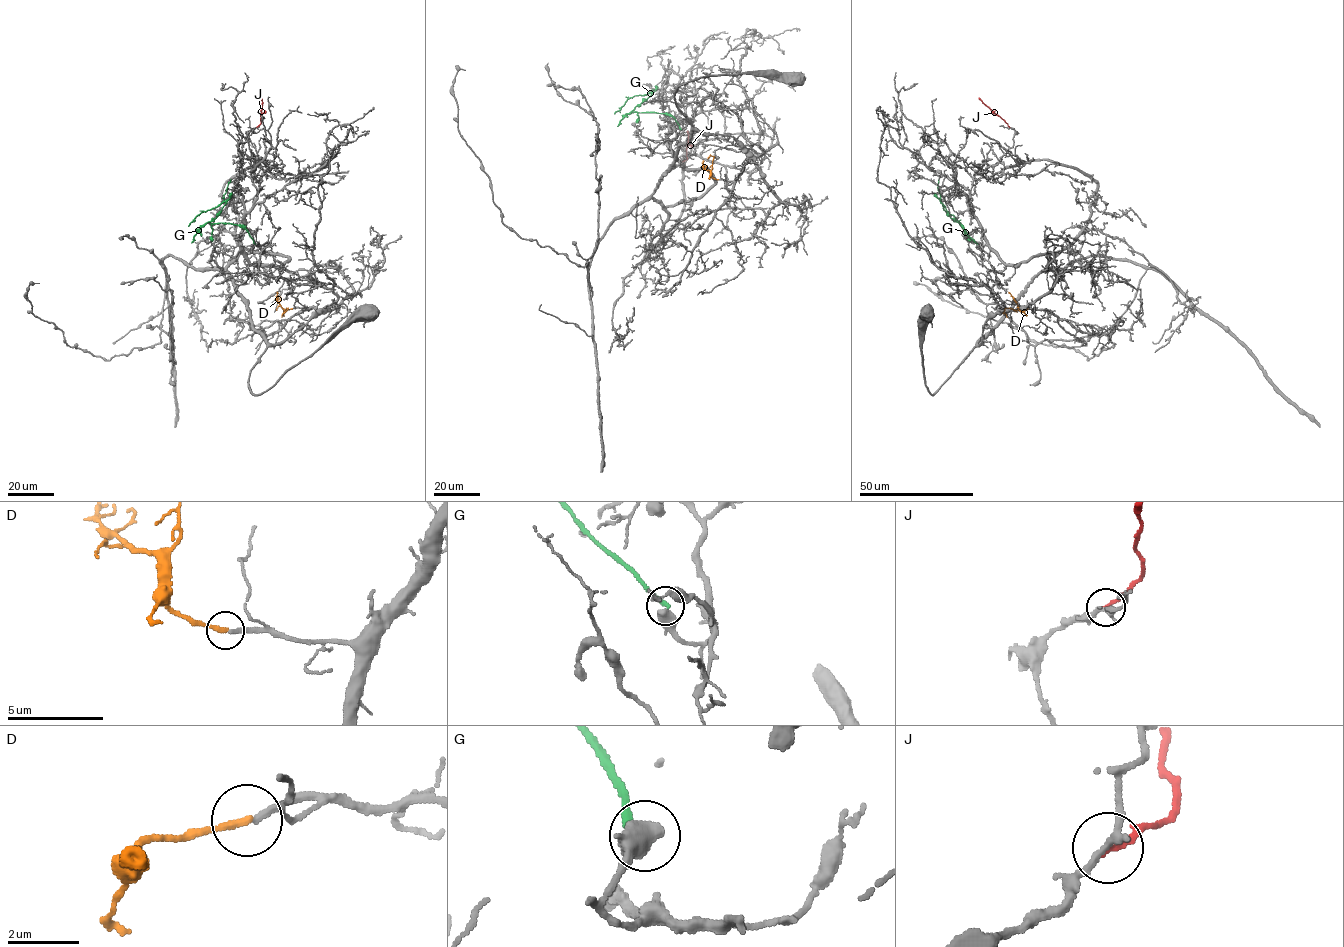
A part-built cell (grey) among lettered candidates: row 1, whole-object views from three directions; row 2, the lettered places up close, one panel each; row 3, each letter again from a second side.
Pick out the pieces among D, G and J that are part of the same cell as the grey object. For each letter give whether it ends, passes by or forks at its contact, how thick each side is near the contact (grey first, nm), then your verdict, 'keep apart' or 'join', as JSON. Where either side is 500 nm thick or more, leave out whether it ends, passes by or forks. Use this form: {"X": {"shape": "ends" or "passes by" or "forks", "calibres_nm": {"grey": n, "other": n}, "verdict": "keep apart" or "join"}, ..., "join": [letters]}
{"D": {"shape": "ends", "calibres_nm": {"grey": 220, "other": 220}, "verdict": "join"}, "G": {"calibres_nm": {"grey": 700, "other": 240}, "verdict": "keep apart"}, "J": {"shape": "ends", "calibres_nm": {"grey": 170, "other": 170}, "verdict": "join"}, "join": ["D", "J"]}

